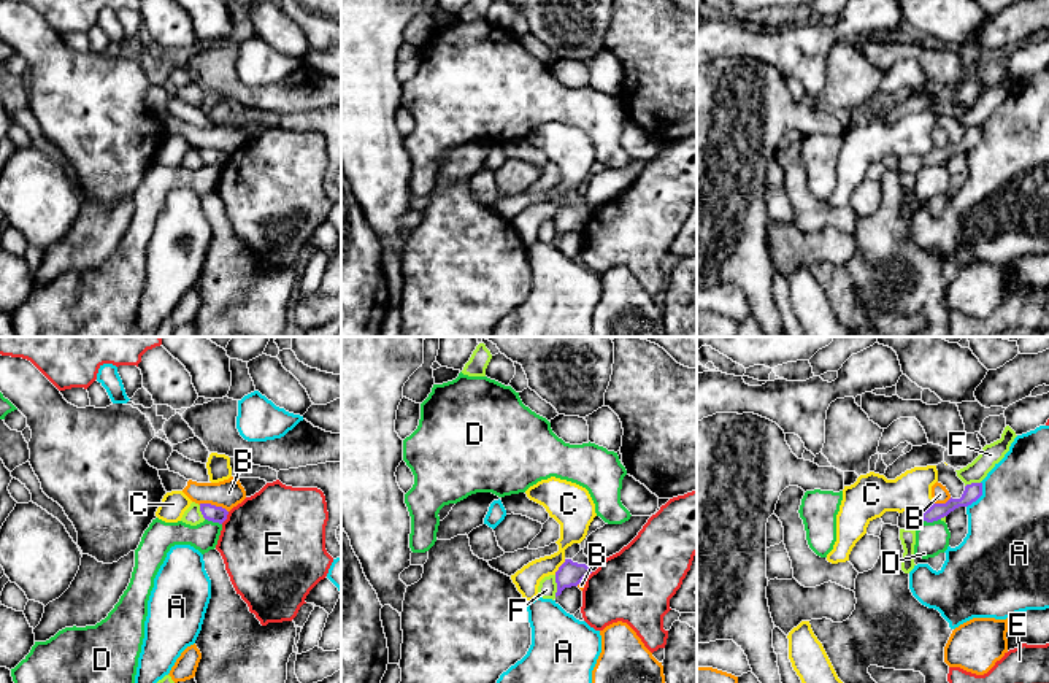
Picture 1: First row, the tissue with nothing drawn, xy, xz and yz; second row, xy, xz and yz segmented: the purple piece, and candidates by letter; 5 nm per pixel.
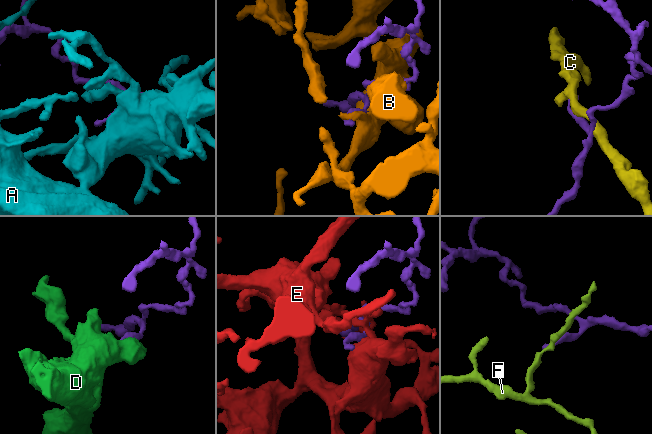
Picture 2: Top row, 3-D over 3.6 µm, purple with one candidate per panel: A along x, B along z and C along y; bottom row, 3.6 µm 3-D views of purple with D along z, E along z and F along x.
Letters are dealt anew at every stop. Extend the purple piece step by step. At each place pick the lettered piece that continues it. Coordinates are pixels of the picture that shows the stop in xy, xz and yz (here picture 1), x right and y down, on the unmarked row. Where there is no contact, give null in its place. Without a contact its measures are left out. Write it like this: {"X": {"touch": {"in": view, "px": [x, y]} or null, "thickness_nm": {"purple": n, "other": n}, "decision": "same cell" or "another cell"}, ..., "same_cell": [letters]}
{"A": {"touch": {"in": "yz", "px": [979, 140]}, "thickness_nm": {"purple": 90, "other": 420}, "decision": "another cell"}, "B": {"touch": {"in": "xy", "px": [213, 150]}, "thickness_nm": {"purple": 80, "other": 140}, "decision": "another cell"}, "C": {"touch": {"in": "xz", "px": [559, 212]}, "thickness_nm": {"purple": 130, "other": 150}, "decision": "another cell"}, "D": {"touch": {"in": "xy", "px": [213, 165]}, "thickness_nm": {"purple": 80, "other": 140}, "decision": "another cell"}, "E": {"touch": {"in": "xy", "px": [226, 162]}, "thickness_nm": {"purple": 80, "other": 500}, "decision": "another cell"}, "F": {"touch": {"in": "xz", "px": [557, 231]}, "thickness_nm": {"purple": 130, "other": 90}, "decision": "another cell"}, "same_cell": []}

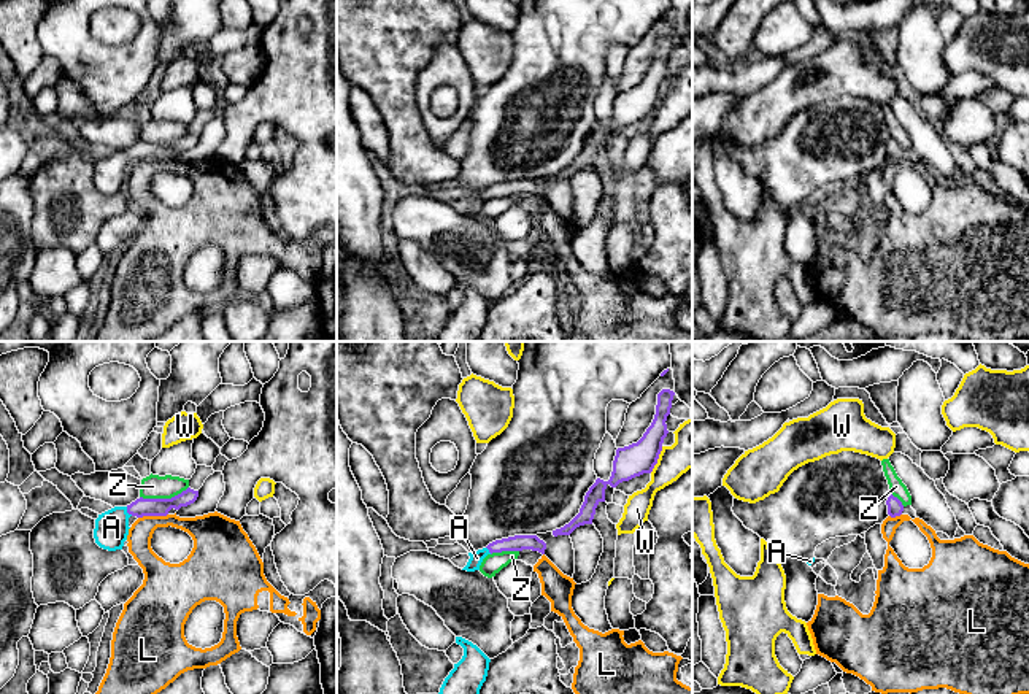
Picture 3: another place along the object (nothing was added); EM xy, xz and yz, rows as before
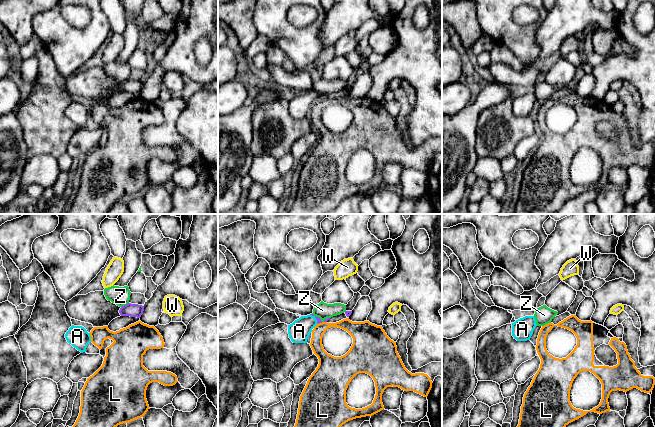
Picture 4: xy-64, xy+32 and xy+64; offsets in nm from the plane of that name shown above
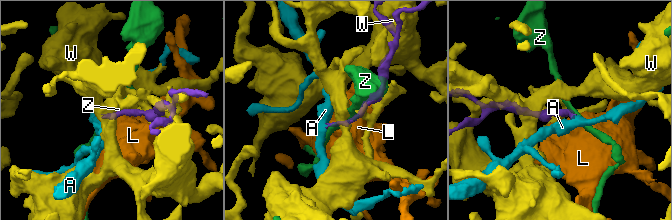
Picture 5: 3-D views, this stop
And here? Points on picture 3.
{"A": {"touch": {"in": "xy", "px": [127, 156]}, "thickness_nm": {"purple": 100, "other": 180}, "decision": "same cell"}, "L": {"touch": {"in": "xy", "px": [153, 159]}, "thickness_nm": {"purple": 100, "other": 130}, "decision": "another cell"}, "W": {"touch": {"in": "xz", "px": [658, 102]}, "thickness_nm": {"purple": 160, "other": 190}, "decision": "another cell"}, "Z": {"touch": {"in": "xy", "px": [164, 143]}, "thickness_nm": {"purple": 100, "other": 120}, "decision": "another cell"}, "same_cell": ["A"]}

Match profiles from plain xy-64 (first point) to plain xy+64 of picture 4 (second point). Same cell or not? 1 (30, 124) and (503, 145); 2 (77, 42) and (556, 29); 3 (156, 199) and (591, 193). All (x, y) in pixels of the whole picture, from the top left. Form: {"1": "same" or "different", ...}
{"1": "same", "2": "different", "3": "different"}

